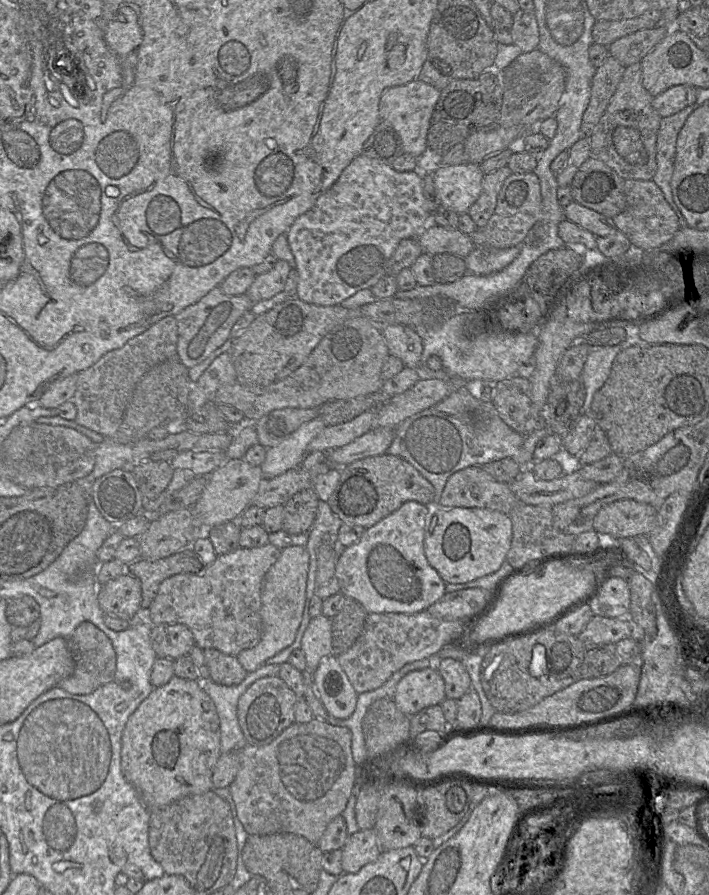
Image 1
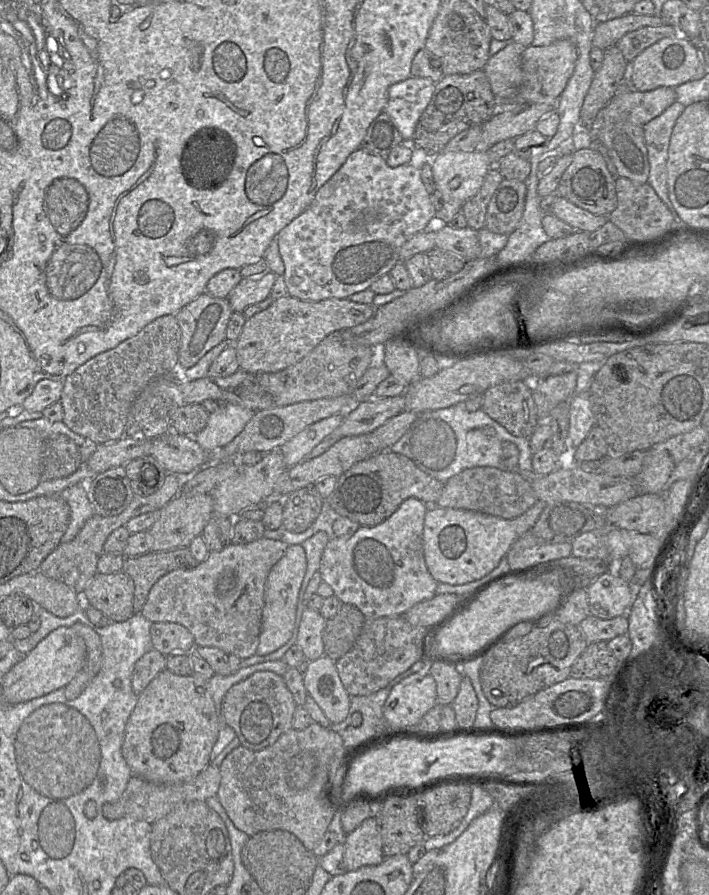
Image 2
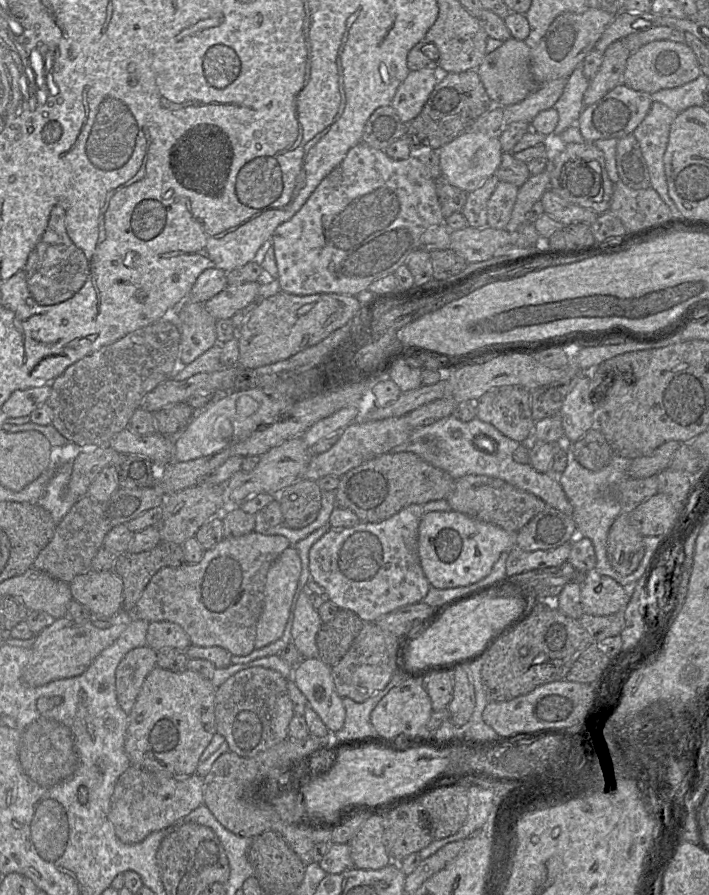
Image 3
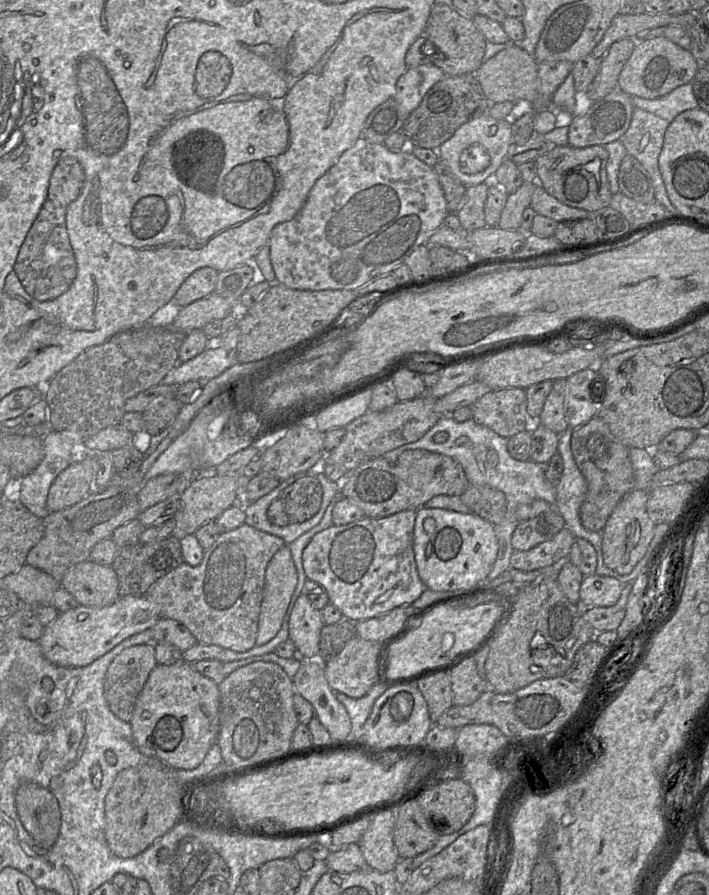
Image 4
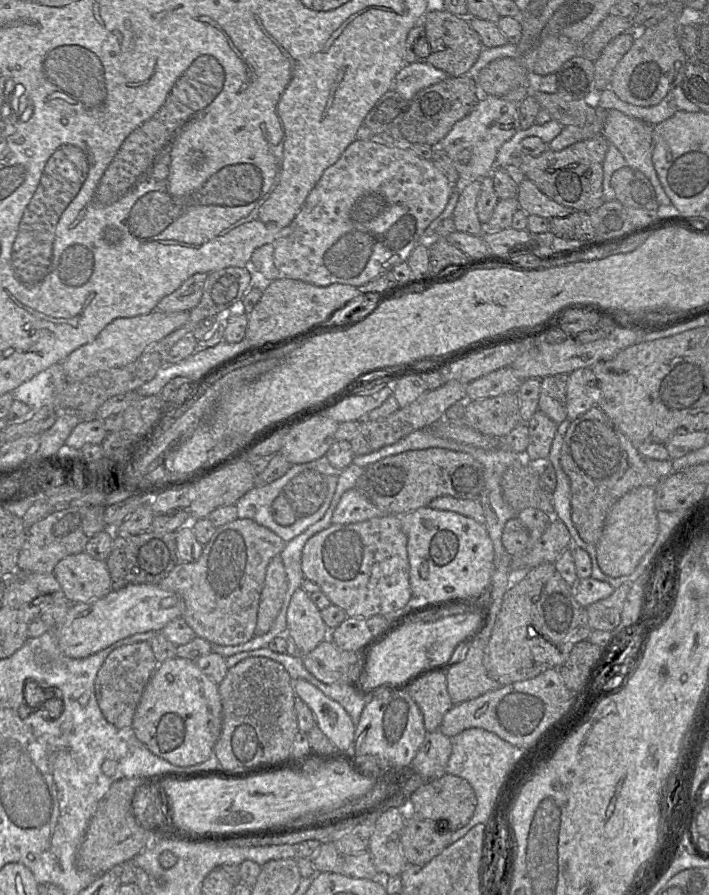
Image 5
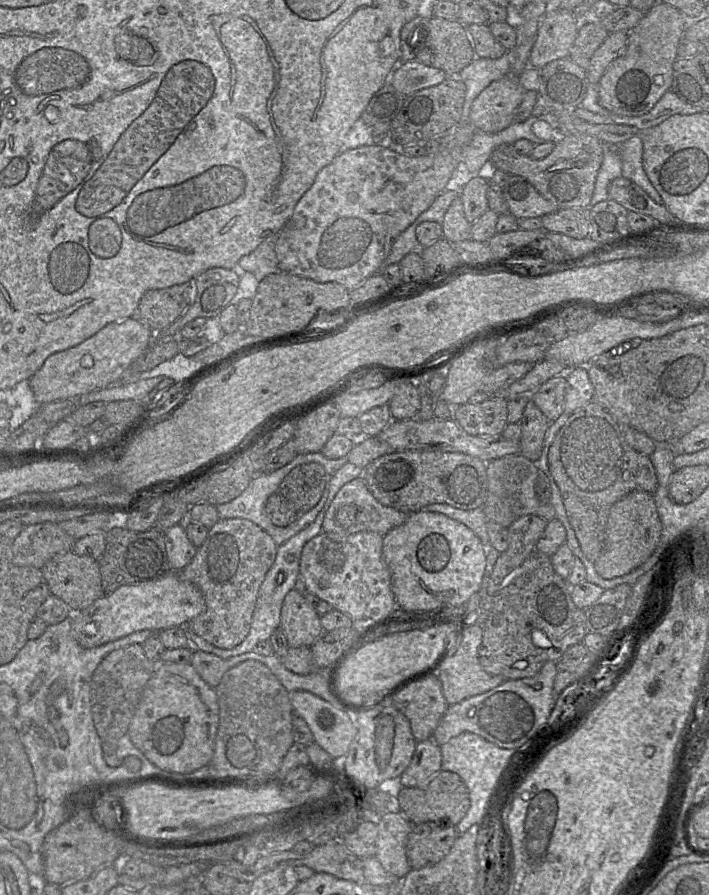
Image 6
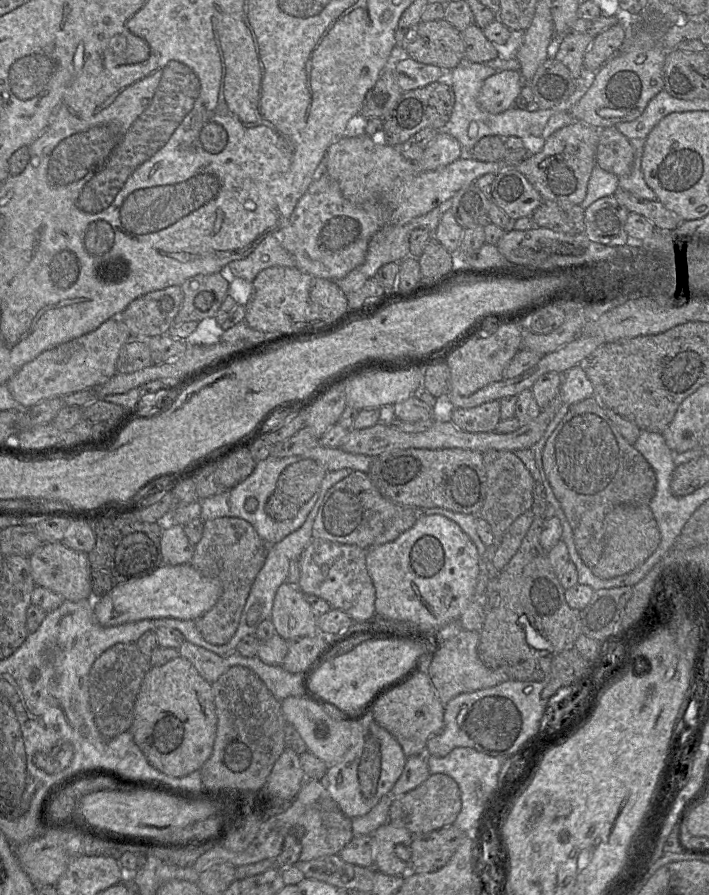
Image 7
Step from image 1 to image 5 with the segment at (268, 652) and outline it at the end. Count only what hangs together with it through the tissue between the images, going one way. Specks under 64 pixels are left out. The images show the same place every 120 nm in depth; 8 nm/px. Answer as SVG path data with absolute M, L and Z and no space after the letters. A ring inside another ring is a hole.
M280 555L272 558L267 570L257 614L255 636L266 634L283 606L287 592L287 574Z

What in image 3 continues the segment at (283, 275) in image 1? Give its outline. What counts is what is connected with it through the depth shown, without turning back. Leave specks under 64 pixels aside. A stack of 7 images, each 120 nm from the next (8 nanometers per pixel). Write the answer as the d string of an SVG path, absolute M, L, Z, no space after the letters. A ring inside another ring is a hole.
M259 282L227 285L221 292L203 304L209 314L216 320L229 319L237 311L255 300L259 287Z

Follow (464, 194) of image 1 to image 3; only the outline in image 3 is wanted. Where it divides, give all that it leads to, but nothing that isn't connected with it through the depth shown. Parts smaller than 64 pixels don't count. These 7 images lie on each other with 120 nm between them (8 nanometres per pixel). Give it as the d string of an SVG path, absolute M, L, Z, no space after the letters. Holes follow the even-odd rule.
M462 132L454 140L437 150L442 175L455 187L466 193L478 189L500 166L503 151L498 135Z

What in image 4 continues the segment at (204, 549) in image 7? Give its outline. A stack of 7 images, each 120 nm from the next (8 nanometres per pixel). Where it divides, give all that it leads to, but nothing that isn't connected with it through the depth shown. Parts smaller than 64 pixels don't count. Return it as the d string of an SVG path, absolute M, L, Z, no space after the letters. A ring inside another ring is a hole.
M244 523L232 531L221 533L214 544L204 551L199 565L182 563L153 583L145 596L157 606L161 617L184 624L197 642L237 652L247 651L256 645L267 565L284 545L283 539Z

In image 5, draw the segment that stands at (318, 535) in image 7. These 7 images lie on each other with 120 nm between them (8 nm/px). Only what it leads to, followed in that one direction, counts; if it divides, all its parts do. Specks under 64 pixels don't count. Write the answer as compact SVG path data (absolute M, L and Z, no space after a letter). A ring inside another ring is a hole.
M356 488L341 497L331 518L332 524L348 525L381 517L383 513Z

